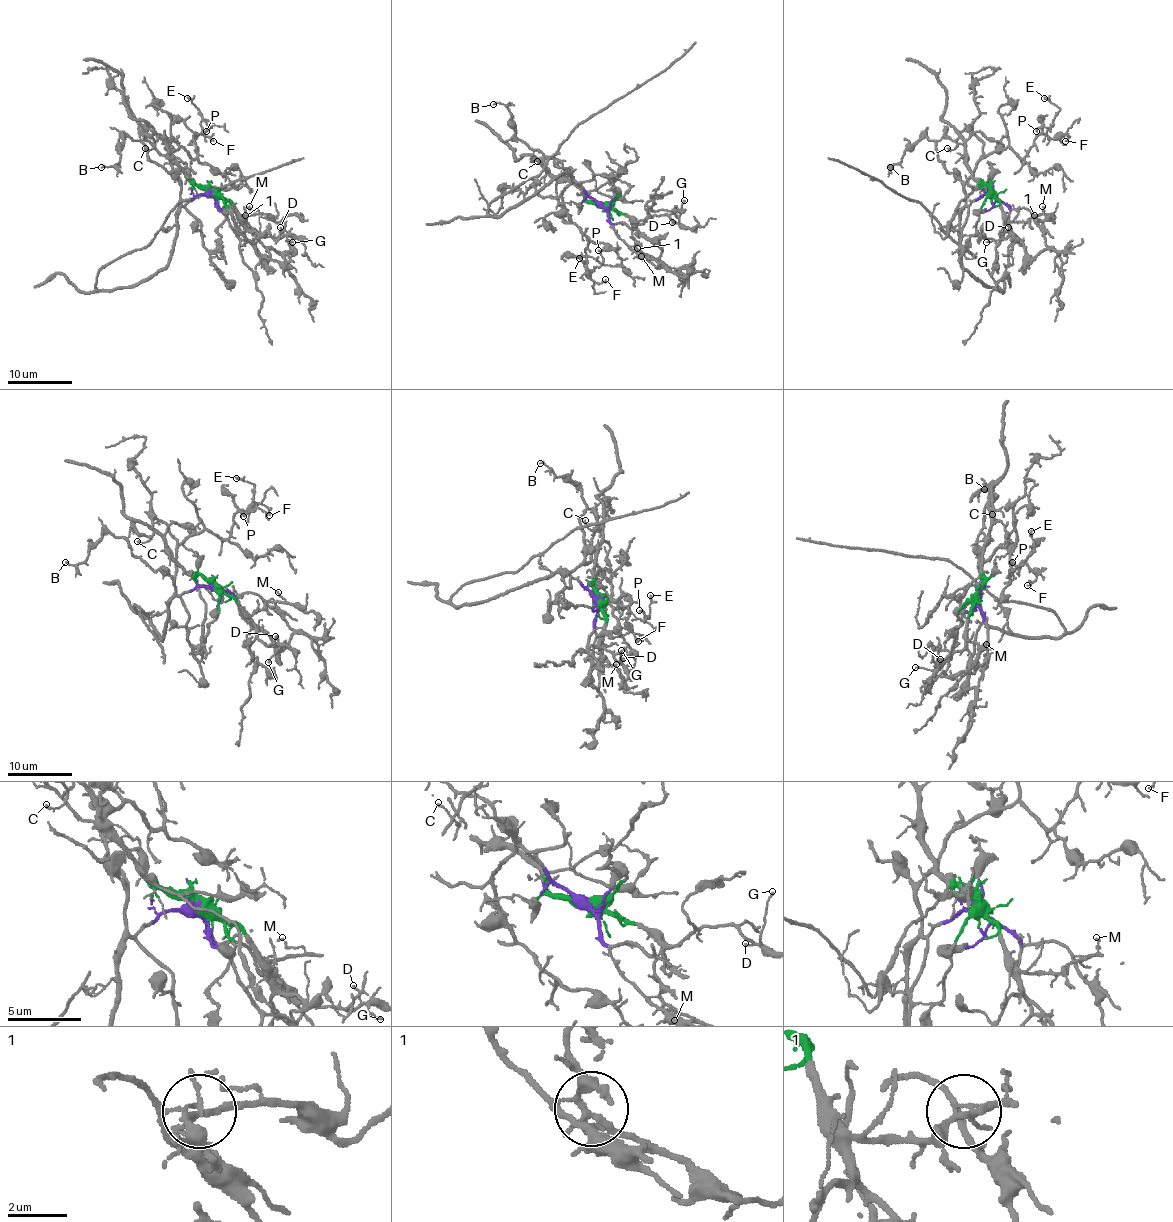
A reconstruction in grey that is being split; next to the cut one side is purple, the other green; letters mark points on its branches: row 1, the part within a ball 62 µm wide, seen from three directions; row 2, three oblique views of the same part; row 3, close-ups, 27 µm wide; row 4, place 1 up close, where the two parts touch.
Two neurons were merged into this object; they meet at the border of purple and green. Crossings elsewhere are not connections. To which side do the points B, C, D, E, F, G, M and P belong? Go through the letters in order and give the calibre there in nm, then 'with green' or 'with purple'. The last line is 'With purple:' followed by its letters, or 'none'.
B: 120 nm thick; with purple
C: 130 nm thick; with green
D: 120 nm thick; with green
E: 120 nm thick; with purple
F: 80 nm thick; with purple
G: 110 nm thick; with green
M: 130 nm thick; with green
P: 150 nm thick; with purple
With purple: B, E, F, P

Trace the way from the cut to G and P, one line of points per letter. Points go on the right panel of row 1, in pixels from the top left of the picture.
G: (992, 191), (1010, 228), (1002, 236), (1008, 236), (1005, 240), (985, 241)
P: (992, 191), (966, 204), (964, 181), (993, 152), (1008, 147), (1023, 159), (1048, 130), (1036, 131)

